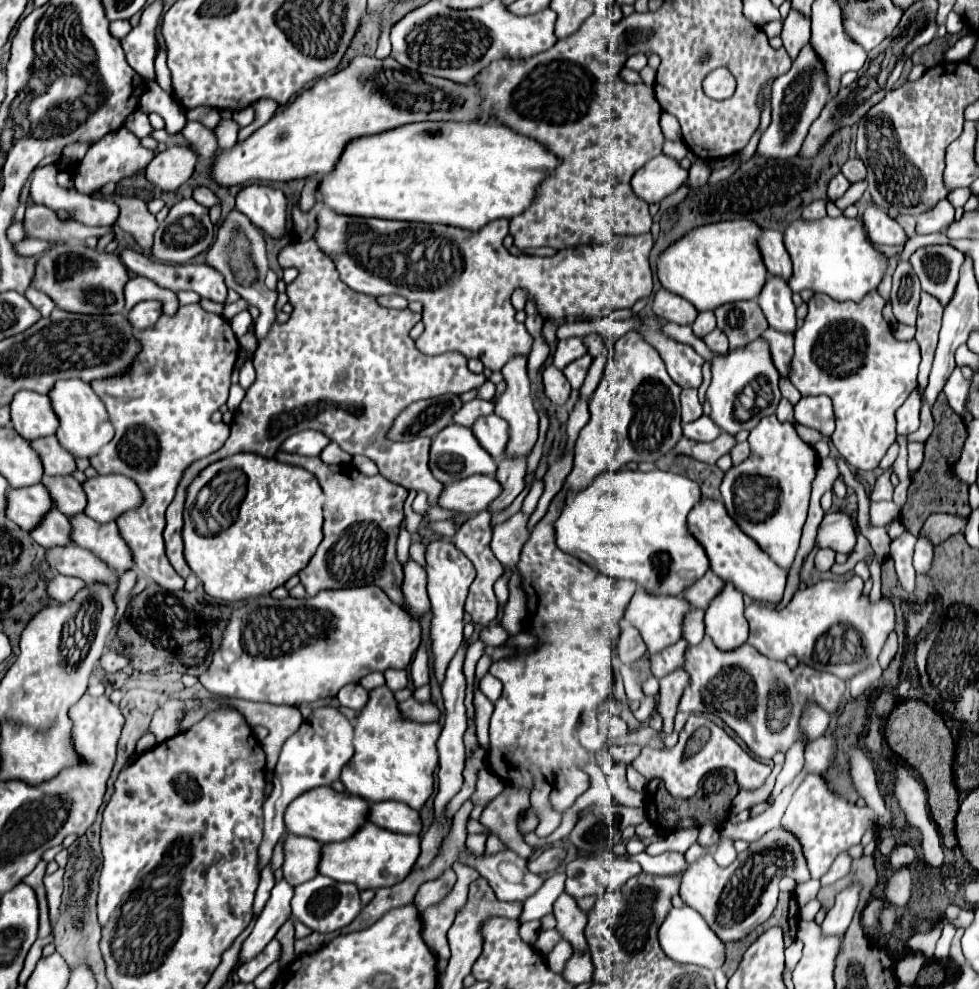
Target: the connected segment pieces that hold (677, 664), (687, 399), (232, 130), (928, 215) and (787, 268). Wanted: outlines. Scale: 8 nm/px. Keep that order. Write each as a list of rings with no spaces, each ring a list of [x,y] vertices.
[[[678,641],[670,647],[666,647],[660,653],[654,653],[650,657],[650,669],[654,673],[654,677],[664,677],[676,669],[682,669],[684,665],[684,653],[686,653],[686,641]]]
[[[684,389],[682,391],[682,421],[690,423],[698,417],[702,417],[702,405],[696,397],[696,389]]]
[[[220,119],[220,123],[212,131],[222,149],[232,149],[238,143],[238,129],[240,125],[234,119]]]
[[[942,199],[934,209],[916,217],[916,233],[940,233],[954,221],[954,207]]]
[[[772,229],[764,231],[762,237],[758,239],[758,247],[762,251],[768,273],[776,275],[776,277],[782,277],[784,281],[790,281],[792,261],[790,261],[790,253],[786,253],[782,233],[772,231]]]

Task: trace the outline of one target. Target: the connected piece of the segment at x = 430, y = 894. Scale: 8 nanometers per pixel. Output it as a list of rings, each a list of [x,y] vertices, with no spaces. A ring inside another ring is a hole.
[[[450,869],[440,879],[422,883],[414,901],[412,901],[414,907],[418,909],[418,913],[422,913],[422,909],[442,901],[442,897],[446,897],[446,893],[450,893],[450,887],[454,887],[454,881],[456,881],[456,873]]]

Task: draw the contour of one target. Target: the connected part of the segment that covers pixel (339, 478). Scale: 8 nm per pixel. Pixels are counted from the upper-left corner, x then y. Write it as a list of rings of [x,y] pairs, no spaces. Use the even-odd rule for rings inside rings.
[[[278,451],[276,457],[282,463],[304,467],[314,473],[324,489],[324,539],[310,559],[310,563],[298,573],[300,583],[312,597],[322,589],[346,589],[346,587],[380,587],[394,603],[404,605],[402,597],[402,565],[396,557],[398,529],[404,519],[402,505],[408,491],[396,483],[390,483],[382,475],[368,477],[352,465],[326,465],[320,457],[304,457]]]

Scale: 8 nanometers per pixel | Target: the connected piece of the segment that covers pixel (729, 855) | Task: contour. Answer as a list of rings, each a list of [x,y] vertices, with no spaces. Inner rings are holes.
[[[720,837],[720,847],[718,847],[718,851],[714,853],[714,859],[716,859],[716,863],[722,865],[722,867],[730,865],[730,863],[736,859],[736,849],[732,847],[732,839]]]

